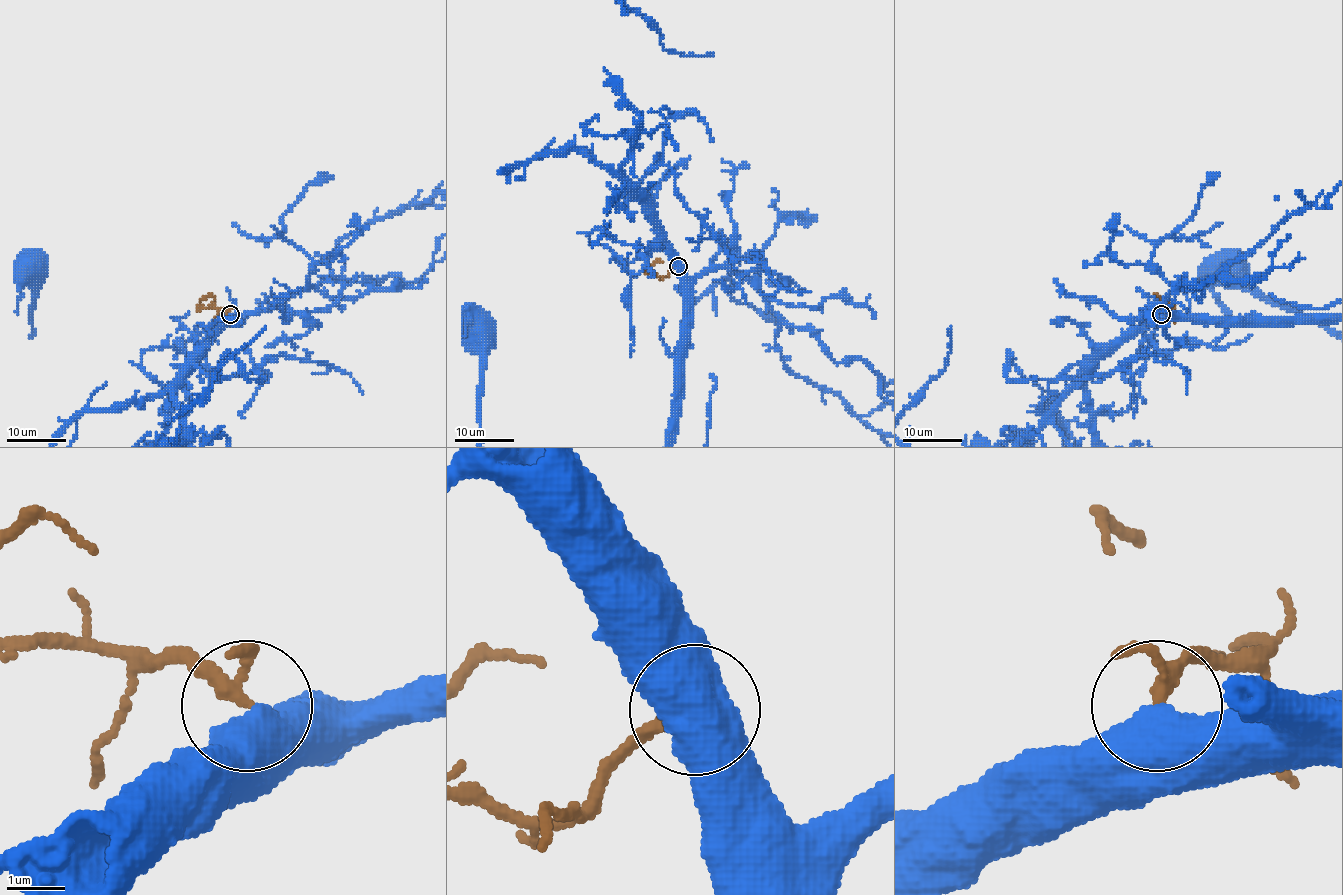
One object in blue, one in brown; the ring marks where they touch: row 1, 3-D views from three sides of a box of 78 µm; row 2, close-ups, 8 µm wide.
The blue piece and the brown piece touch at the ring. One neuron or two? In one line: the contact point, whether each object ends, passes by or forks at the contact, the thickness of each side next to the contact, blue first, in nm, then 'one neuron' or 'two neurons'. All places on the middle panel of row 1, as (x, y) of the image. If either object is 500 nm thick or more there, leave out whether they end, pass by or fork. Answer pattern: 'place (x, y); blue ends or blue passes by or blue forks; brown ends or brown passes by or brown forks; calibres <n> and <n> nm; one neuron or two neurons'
place (678, 266); calibres 800 and 190 nm; one neuron

